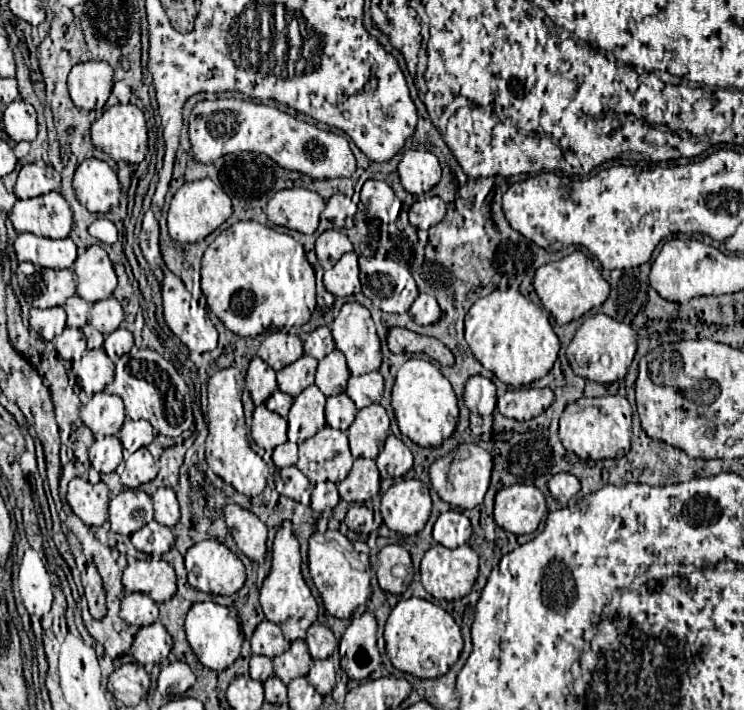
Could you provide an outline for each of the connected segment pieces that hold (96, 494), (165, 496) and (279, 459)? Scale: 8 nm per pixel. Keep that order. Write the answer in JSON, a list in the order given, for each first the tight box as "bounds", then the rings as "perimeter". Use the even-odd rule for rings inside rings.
[{"bounds":[66,478,110,526],"perimeter":[[[74,478],[68,484],[66,500],[72,512],[88,526],[102,526],[108,520],[110,492],[104,482],[90,484],[84,478]]]},{"bounds":[152,486,180,528],"perimeter":[[[160,486],[152,496],[152,500],[154,500],[154,520],[172,528],[180,520],[180,510],[174,490]]]},{"bounds":[272,442,298,468],"perimeter":[[[286,442],[282,446],[278,446],[272,454],[272,460],[276,464],[276,468],[286,468],[286,466],[292,466],[296,464],[298,460],[298,446],[294,442]]]}]

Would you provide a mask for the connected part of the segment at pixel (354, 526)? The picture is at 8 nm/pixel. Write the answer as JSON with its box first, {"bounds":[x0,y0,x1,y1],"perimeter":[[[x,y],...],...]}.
{"bounds":[346,505,376,535],"perimeter":[[[353,505],[346,514],[346,526],[356,534],[369,535],[376,530],[373,511],[366,506]]]}

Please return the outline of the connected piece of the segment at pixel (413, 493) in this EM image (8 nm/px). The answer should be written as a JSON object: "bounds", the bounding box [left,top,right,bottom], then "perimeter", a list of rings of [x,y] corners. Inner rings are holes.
{"bounds":[382,480,432,534],"perimeter":[[[402,480],[392,484],[382,494],[382,518],[384,524],[398,534],[420,532],[430,516],[432,500],[428,486],[420,480]]]}

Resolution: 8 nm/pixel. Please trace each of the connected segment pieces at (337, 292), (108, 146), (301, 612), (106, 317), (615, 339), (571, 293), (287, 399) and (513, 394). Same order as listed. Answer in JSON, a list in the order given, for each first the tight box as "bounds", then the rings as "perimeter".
[{"bounds":[324,252,360,296],"perimeter":[[[348,252],[334,264],[334,268],[326,270],[324,274],[324,286],[334,296],[352,296],[360,292],[360,280],[358,280],[360,268],[358,268],[358,256],[356,252]]]},{"bounds":[92,104,148,164],"perimeter":[[[116,104],[92,124],[92,142],[116,162],[140,164],[148,152],[144,114],[132,104]]]},{"bounds":[260,520,318,642],"perimeter":[[[282,520],[282,524],[276,530],[274,544],[272,544],[272,568],[262,584],[260,604],[262,604],[266,620],[278,624],[288,642],[306,638],[306,630],[316,622],[316,616],[318,616],[318,604],[302,578],[300,564],[302,564],[300,542],[294,534],[294,526],[290,520]]]},{"bounds":[90,298,124,336],"perimeter":[[[106,298],[94,304],[92,308],[92,316],[90,316],[90,324],[100,330],[104,336],[108,336],[110,332],[114,332],[120,322],[124,320],[124,310],[120,306],[120,302],[116,298]]]},{"bounds":[566,314,636,384],"perimeter":[[[594,314],[586,318],[582,326],[576,330],[566,350],[566,358],[574,374],[586,380],[592,380],[596,384],[612,384],[626,376],[626,370],[634,358],[634,352],[636,352],[636,332],[628,324],[618,322],[606,314]]]},{"bounds":[534,250,610,324],"perimeter":[[[576,250],[558,262],[540,266],[534,276],[534,290],[540,296],[544,308],[556,318],[556,324],[568,324],[572,320],[578,320],[588,310],[602,306],[610,294],[610,284],[598,272],[592,260],[580,250]]]},{"bounds":[266,390,294,418],"perimeter":[[[276,390],[276,392],[266,400],[266,408],[272,410],[272,412],[276,412],[276,414],[280,414],[282,418],[286,418],[286,416],[288,416],[288,410],[290,410],[290,406],[292,406],[292,402],[294,402],[292,396],[288,396],[288,394]]]},{"bounds":[498,388,554,420],"perimeter":[[[532,388],[532,390],[508,390],[498,398],[498,410],[506,418],[530,420],[544,412],[554,400],[550,388]]]}]

